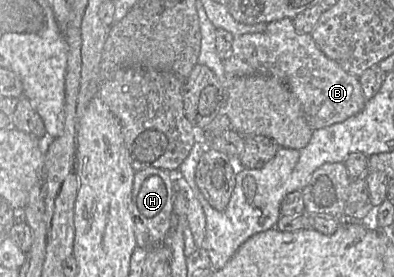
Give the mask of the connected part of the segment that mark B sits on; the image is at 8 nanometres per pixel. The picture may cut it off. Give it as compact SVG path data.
M289 18L268 23L262 33L234 37L230 55L223 60L223 67L227 82L235 77L256 74L275 76L283 81L299 100L304 117L313 130L357 115L367 101L358 77L328 58L311 34L298 33Z

